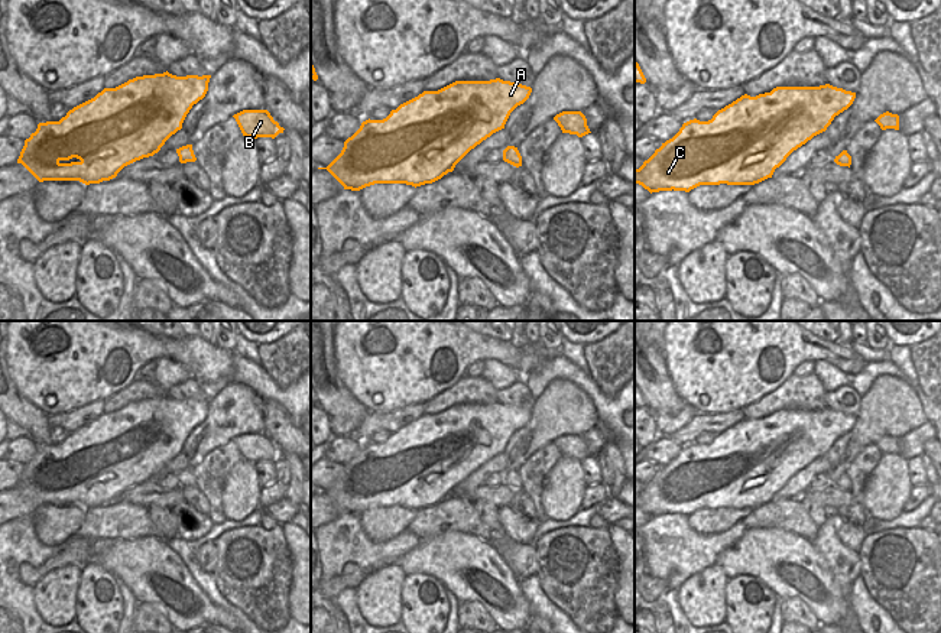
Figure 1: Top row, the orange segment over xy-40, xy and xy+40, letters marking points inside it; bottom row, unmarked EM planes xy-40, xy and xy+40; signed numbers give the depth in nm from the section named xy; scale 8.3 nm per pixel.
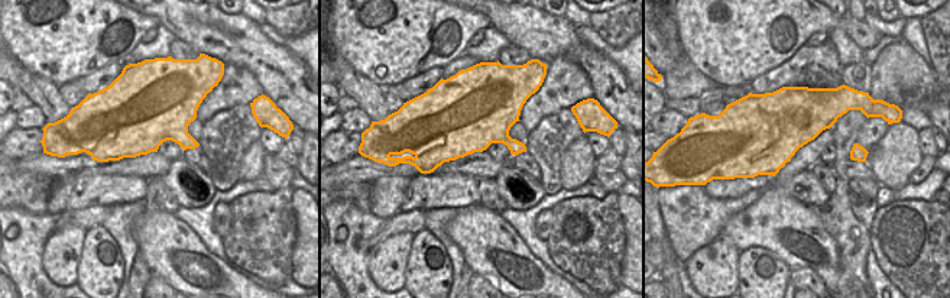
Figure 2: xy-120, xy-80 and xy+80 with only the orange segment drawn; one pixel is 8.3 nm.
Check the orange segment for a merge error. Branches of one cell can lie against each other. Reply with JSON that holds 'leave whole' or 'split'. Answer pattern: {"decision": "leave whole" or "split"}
{"decision": "leave whole"}

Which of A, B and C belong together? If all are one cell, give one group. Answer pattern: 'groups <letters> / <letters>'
groups A B C

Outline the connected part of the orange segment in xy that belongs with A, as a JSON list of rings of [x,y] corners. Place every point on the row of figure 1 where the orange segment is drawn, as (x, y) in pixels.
[[[500,78],[490,81],[455,81],[438,91],[424,91],[418,97],[400,104],[396,110],[392,110],[390,114],[383,120],[366,120],[361,123],[360,129],[344,142],[341,153],[327,166],[318,169],[327,169],[343,186],[344,189],[360,191],[366,186],[374,184],[406,184],[412,186],[421,186],[425,184],[432,184],[441,179],[448,172],[452,172],[455,165],[477,145],[490,137],[493,133],[504,129],[504,124],[510,113],[520,104],[523,104],[532,92],[530,87],[522,85],[519,82],[503,81]]]

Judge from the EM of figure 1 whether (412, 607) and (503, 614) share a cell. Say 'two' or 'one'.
two

